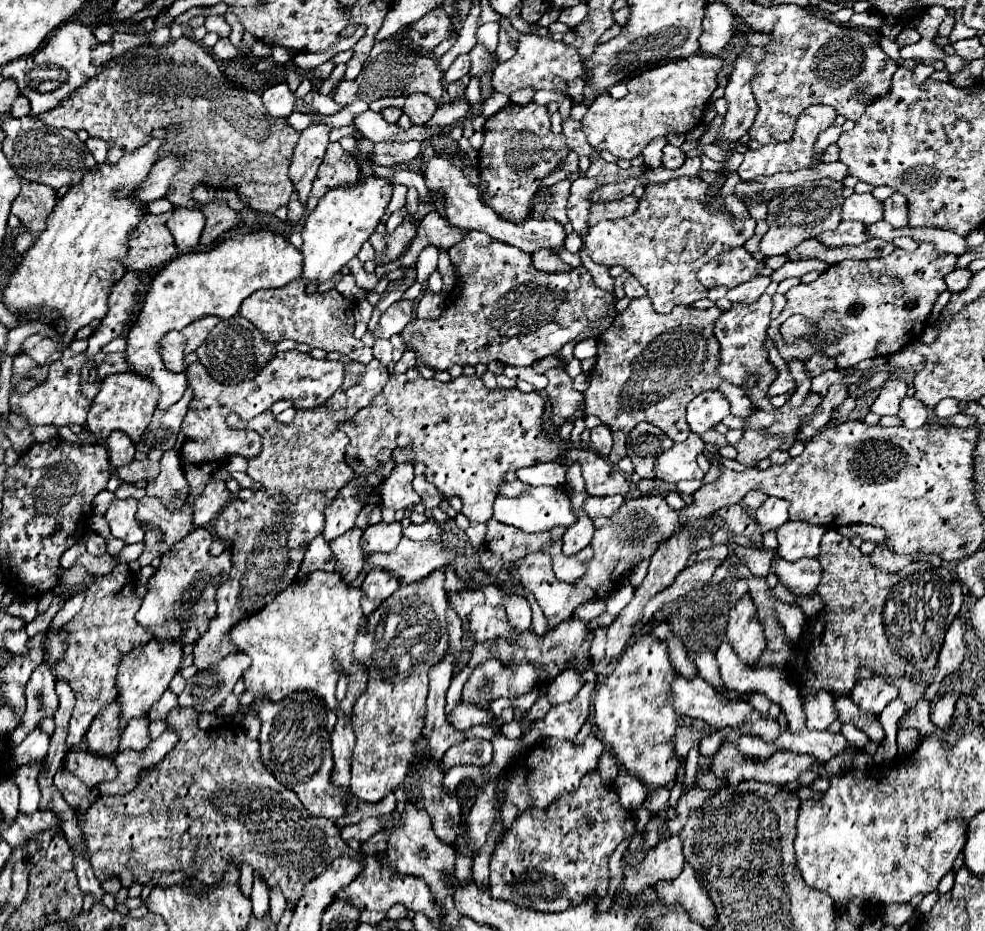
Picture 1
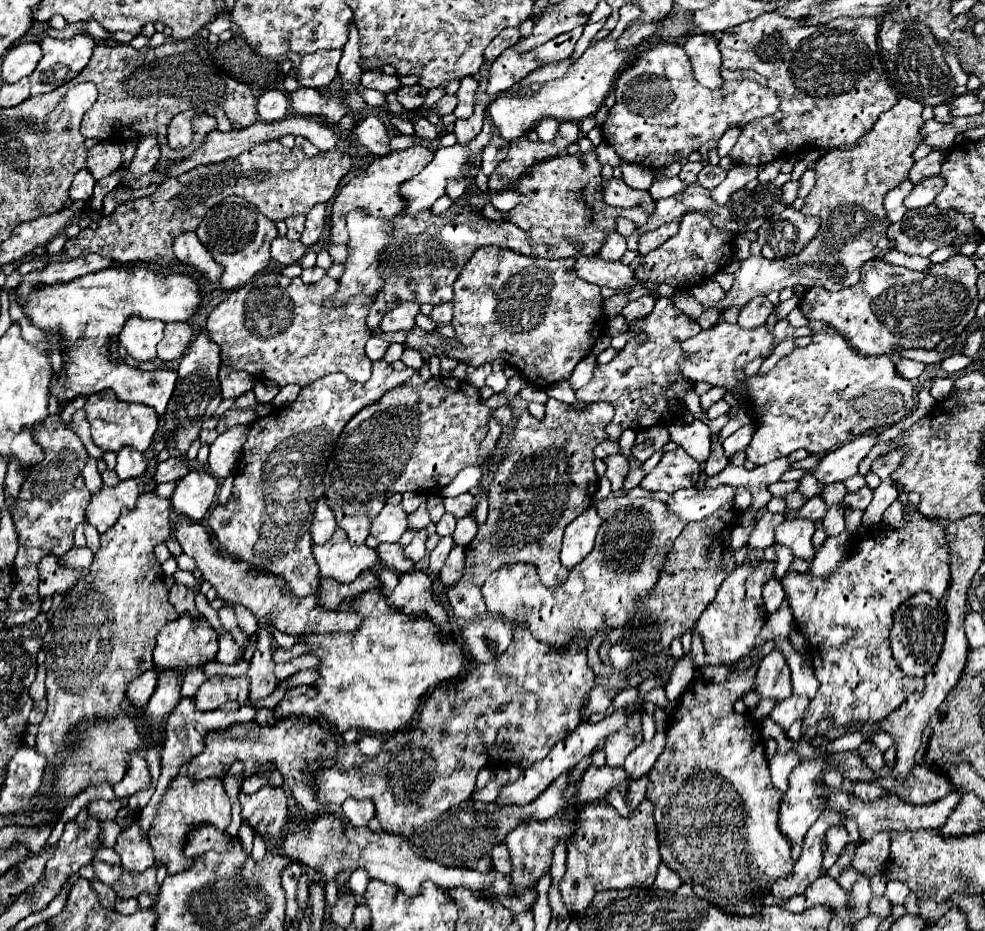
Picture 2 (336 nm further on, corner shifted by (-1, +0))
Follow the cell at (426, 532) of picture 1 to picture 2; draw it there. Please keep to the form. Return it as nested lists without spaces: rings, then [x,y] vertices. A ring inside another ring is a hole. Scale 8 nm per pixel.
[[[468,515],[464,519],[458,519],[458,527],[456,527],[456,531],[454,531],[452,537],[454,537],[456,545],[466,547],[474,539],[476,531],[478,531],[478,523],[476,523],[476,519],[472,515]]]

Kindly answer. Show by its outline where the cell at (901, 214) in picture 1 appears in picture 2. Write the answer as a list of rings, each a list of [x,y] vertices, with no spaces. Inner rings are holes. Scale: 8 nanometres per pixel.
[[[940,175],[938,177],[926,177],[926,179],[922,179],[922,183],[914,185],[912,193],[904,199],[904,205],[908,209],[926,207],[936,199],[936,195],[942,191],[942,187],[944,187],[944,181]]]

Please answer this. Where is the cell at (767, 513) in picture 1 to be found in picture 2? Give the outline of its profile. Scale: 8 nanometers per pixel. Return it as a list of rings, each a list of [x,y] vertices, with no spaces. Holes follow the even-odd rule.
[[[766,513],[760,517],[760,521],[756,523],[754,531],[750,533],[750,539],[748,539],[748,545],[752,549],[768,549],[772,547],[776,541],[774,541],[774,529],[776,525],[780,525],[786,517],[780,515],[780,513]]]

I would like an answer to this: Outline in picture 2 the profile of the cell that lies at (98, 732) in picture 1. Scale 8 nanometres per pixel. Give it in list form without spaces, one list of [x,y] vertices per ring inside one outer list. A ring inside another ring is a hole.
[[[150,669],[150,671],[142,673],[140,677],[136,677],[128,685],[126,697],[128,697],[128,703],[134,705],[132,709],[144,709],[146,707],[148,699],[152,697],[152,693],[156,689],[156,683],[158,683],[158,671],[156,669]]]

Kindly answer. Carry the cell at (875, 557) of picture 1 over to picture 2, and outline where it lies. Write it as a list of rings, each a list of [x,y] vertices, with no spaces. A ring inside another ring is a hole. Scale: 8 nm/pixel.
[[[906,503],[904,505],[904,519],[906,525],[902,529],[894,529],[894,527],[868,527],[862,533],[858,533],[852,541],[850,547],[856,547],[852,551],[846,553],[846,559],[842,561],[842,565],[832,571],[826,577],[814,577],[810,573],[788,573],[782,577],[782,585],[786,589],[786,593],[790,595],[790,605],[794,611],[794,623],[796,629],[806,637],[808,645],[808,655],[812,659],[816,677],[820,681],[820,689],[816,693],[816,697],[808,703],[806,713],[804,713],[804,725],[812,727],[816,725],[820,719],[832,719],[836,727],[844,727],[852,721],[882,721],[884,717],[888,717],[894,709],[898,709],[898,705],[902,705],[902,701],[906,701],[906,697],[918,689],[924,689],[924,681],[922,679],[912,679],[906,677],[892,653],[890,653],[890,629],[892,629],[892,619],[894,619],[894,609],[898,609],[898,605],[902,605],[902,601],[910,599],[914,593],[926,591],[930,595],[934,595],[934,599],[942,599],[948,583],[950,583],[950,567],[948,567],[948,545],[946,545],[946,533],[944,527],[938,525],[936,521],[924,519],[914,505]],[[830,669],[840,669],[838,675],[834,675],[834,683],[830,681]],[[860,671],[878,671],[880,677],[876,675],[874,679],[868,679],[866,675],[860,677]]]

